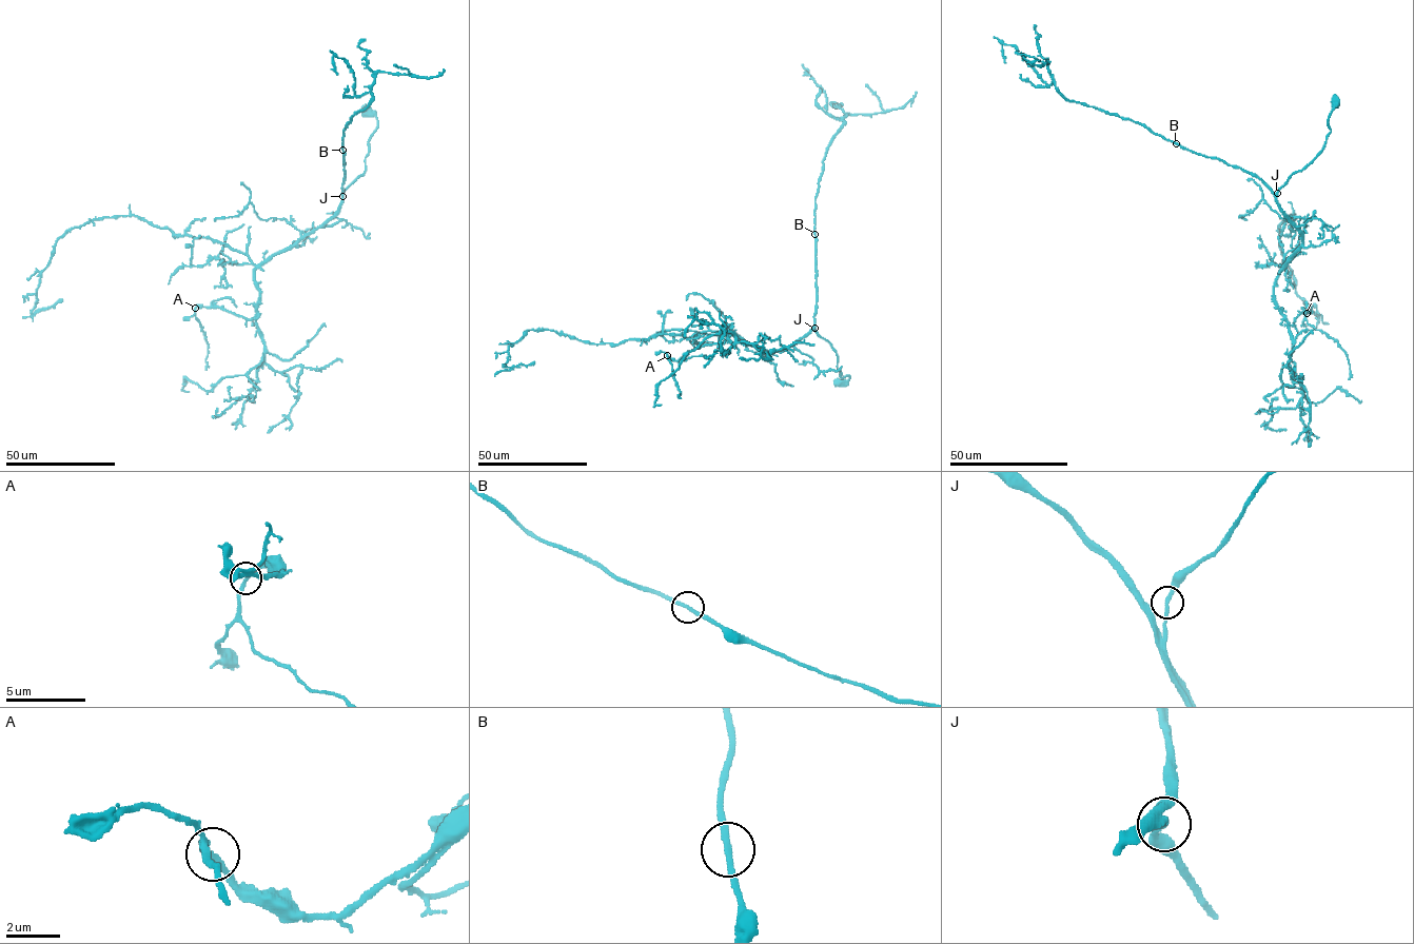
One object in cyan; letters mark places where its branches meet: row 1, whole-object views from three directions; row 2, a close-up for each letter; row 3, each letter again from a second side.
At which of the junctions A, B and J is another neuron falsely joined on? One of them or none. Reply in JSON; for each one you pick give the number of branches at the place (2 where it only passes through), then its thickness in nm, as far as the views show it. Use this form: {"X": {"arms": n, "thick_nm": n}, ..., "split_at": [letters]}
{"split_at": []}

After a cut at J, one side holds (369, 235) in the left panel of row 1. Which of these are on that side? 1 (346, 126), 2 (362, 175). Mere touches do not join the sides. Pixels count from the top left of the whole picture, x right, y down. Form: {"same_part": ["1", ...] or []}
{"same_part": ["1"]}

